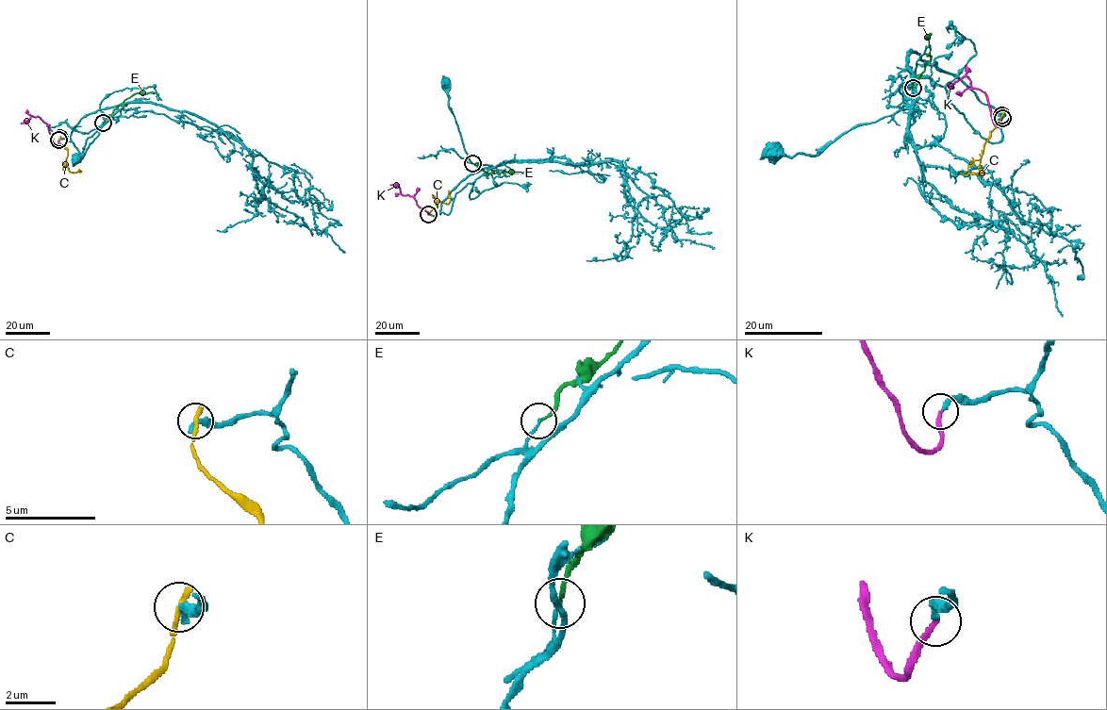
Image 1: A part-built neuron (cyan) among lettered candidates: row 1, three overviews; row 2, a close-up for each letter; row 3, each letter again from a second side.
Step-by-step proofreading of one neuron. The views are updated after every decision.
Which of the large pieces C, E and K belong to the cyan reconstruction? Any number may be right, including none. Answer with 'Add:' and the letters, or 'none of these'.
Add: K

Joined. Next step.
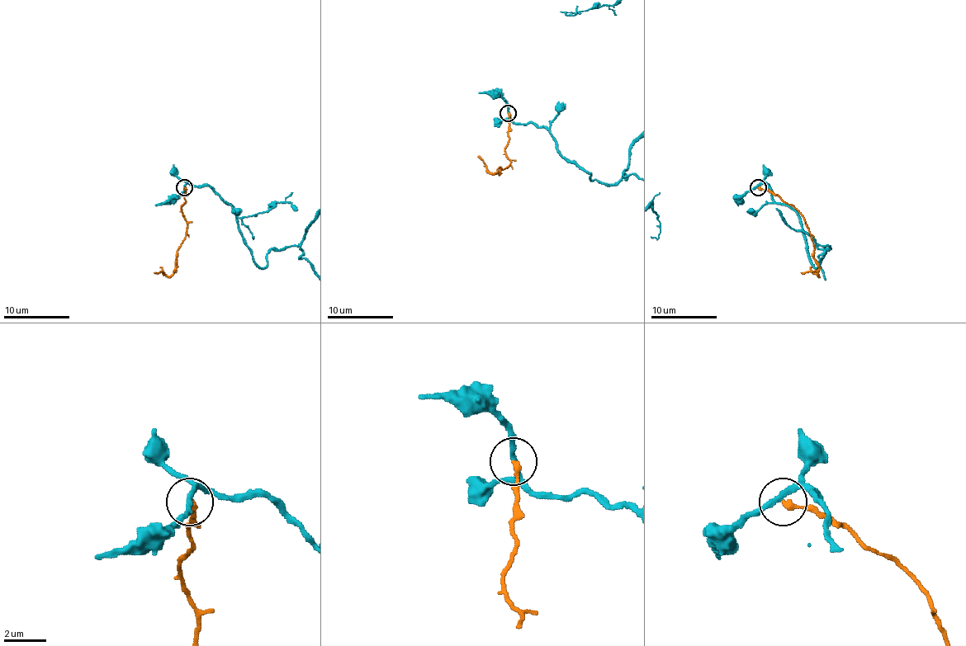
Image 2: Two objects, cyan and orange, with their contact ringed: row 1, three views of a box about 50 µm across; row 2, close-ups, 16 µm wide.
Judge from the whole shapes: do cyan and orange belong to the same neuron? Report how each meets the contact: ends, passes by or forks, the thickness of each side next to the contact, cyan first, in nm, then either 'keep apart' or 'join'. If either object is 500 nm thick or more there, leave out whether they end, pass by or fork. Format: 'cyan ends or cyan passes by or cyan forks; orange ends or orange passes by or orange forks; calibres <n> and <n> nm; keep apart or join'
cyan passes by; orange ends; calibres 240 and 240 nm; keep apart

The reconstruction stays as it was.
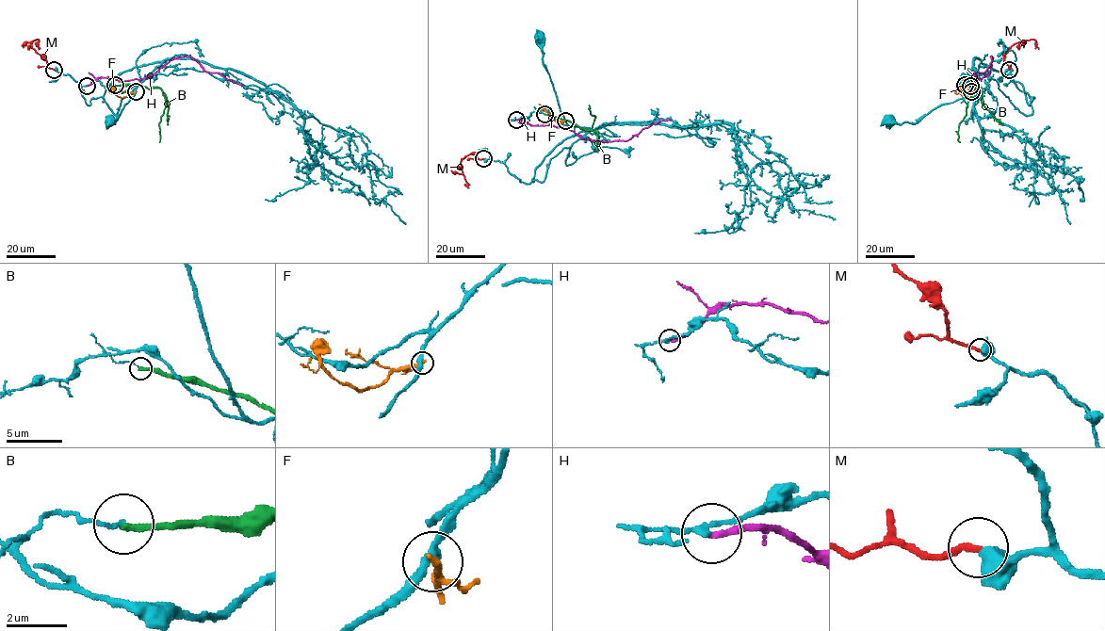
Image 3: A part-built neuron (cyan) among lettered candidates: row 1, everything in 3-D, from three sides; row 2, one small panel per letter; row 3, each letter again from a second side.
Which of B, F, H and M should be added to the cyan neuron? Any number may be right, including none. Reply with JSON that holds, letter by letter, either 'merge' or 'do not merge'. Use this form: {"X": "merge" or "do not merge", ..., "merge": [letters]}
{"B": "do not merge", "F": "do not merge", "H": "do not merge", "M": "merge", "merge": ["M"]}

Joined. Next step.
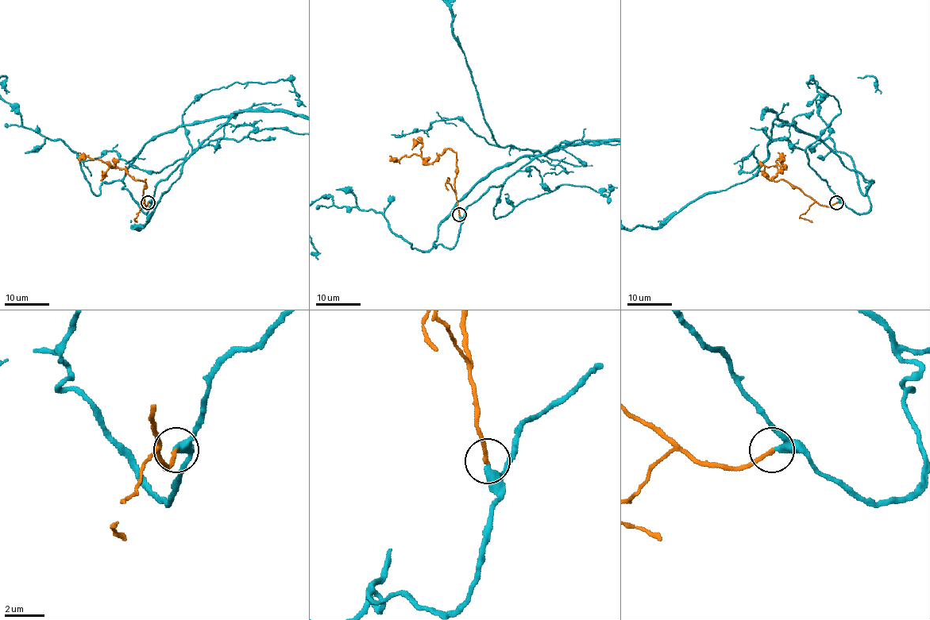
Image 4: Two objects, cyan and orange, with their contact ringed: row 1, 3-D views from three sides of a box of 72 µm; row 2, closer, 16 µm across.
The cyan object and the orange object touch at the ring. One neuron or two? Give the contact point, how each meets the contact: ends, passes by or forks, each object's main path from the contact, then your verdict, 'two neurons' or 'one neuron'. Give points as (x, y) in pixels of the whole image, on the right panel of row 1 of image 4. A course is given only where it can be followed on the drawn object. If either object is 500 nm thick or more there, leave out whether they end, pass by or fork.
place (836, 202); cyan passes by; orange ends; course cyan (837, 202), (866, 213), (868, 182), (778, 117), (769, 157), (746, 181), (699, 196), (656, 227); course orange (836, 202), (828, 206), (820, 205), (785, 181), (770, 181), (785, 168), (776, 162), (781, 155), (777, 153); one neuron

